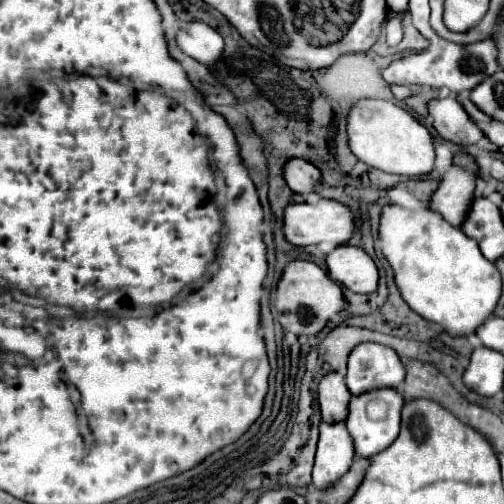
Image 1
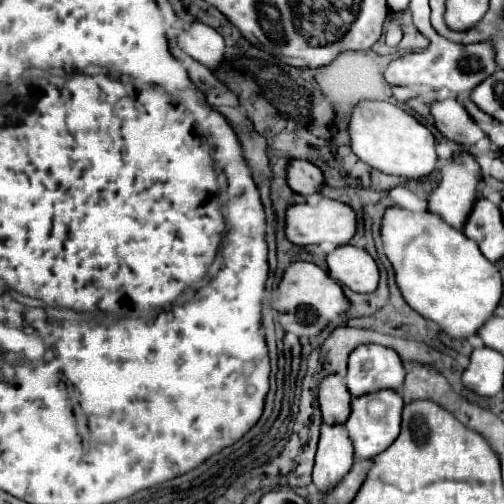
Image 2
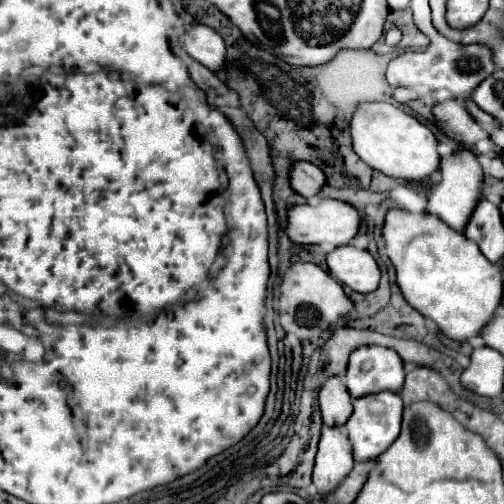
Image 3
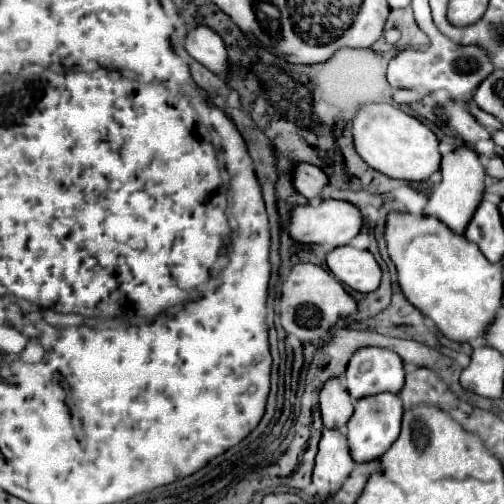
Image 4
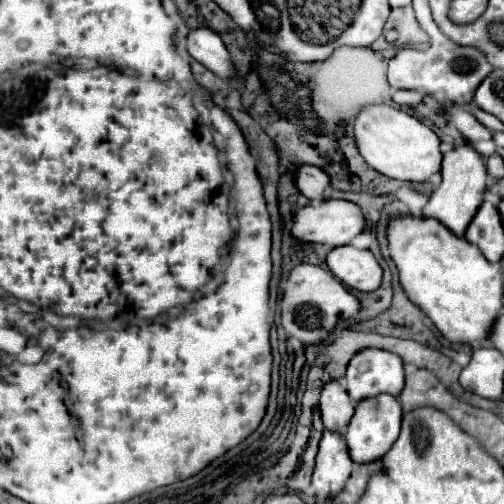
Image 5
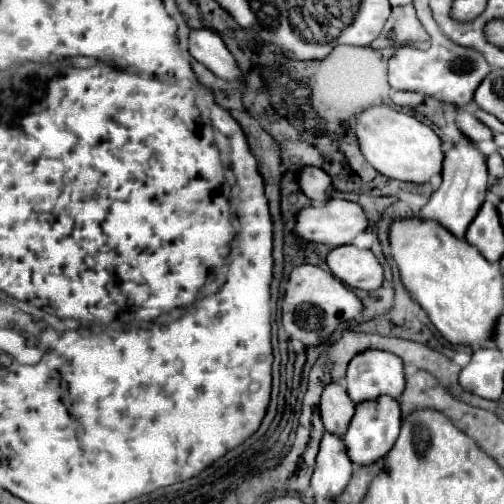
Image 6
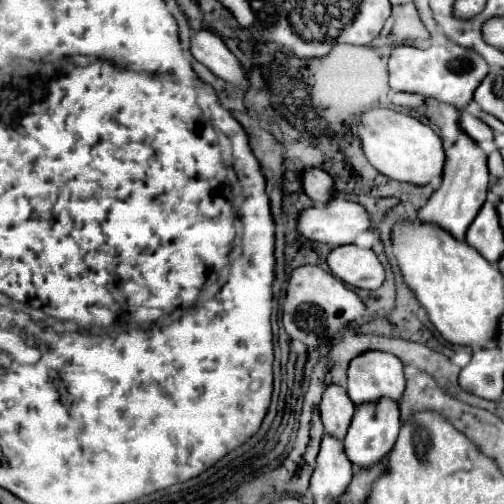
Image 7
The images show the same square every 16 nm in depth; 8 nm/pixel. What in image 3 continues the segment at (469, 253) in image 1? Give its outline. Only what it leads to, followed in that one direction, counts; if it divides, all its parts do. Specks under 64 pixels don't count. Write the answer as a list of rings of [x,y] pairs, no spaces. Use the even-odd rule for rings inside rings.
[[[390,210],[384,222],[386,252],[396,266],[404,298],[426,318],[434,320],[444,336],[466,342],[480,336],[480,328],[502,306],[502,268],[484,258],[478,246],[430,214]]]

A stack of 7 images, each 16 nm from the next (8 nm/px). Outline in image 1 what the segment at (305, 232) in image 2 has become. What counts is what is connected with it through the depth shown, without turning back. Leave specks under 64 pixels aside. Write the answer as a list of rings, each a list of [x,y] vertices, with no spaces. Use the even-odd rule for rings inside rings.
[[[318,200],[314,204],[290,204],[284,210],[284,236],[294,246],[308,246],[308,244],[320,244],[330,242],[334,246],[346,244],[354,234],[354,214],[348,206],[336,202],[336,200]]]

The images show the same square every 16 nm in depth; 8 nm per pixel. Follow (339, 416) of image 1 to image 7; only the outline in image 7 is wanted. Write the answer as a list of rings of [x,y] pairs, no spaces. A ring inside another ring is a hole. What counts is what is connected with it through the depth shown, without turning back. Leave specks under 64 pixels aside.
[[[336,384],[328,386],[322,396],[322,404],[320,404],[324,432],[342,440],[350,428],[354,410],[356,406],[348,398],[344,386],[336,386]]]

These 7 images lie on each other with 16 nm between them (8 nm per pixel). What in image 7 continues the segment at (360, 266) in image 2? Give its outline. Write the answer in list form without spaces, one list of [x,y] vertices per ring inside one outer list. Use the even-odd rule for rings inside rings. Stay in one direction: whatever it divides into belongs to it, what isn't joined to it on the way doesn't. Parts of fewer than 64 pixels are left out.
[[[338,246],[328,254],[328,266],[334,276],[354,288],[376,290],[384,282],[384,268],[372,248]]]

